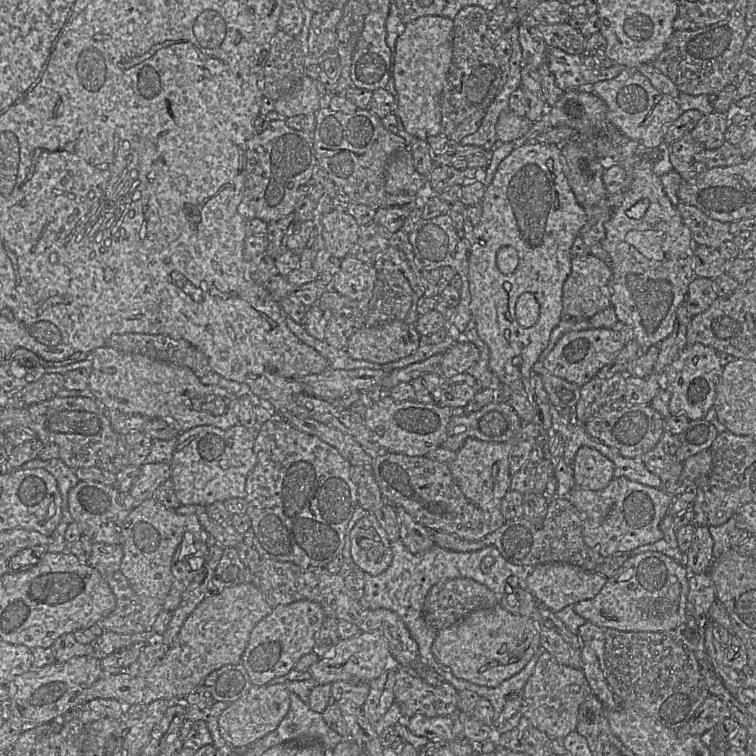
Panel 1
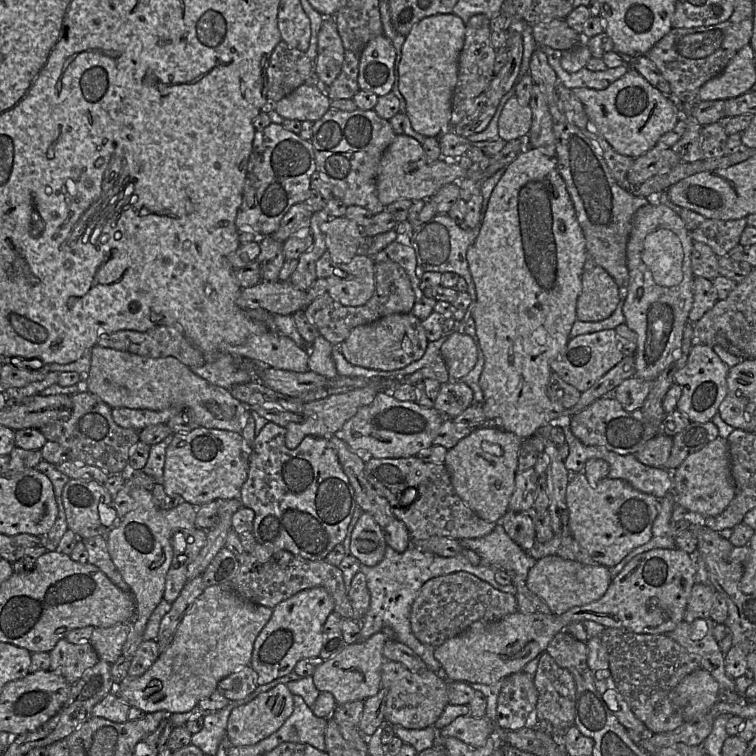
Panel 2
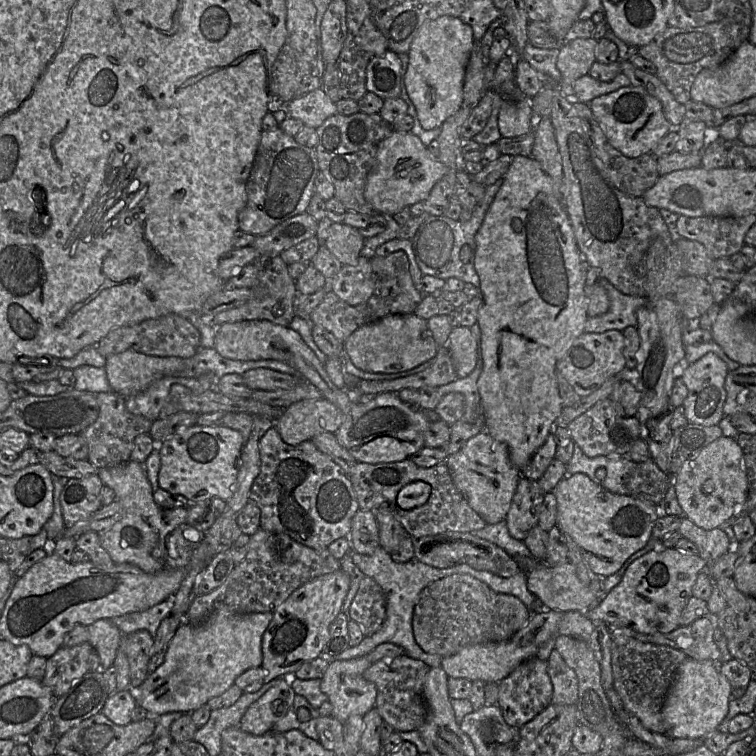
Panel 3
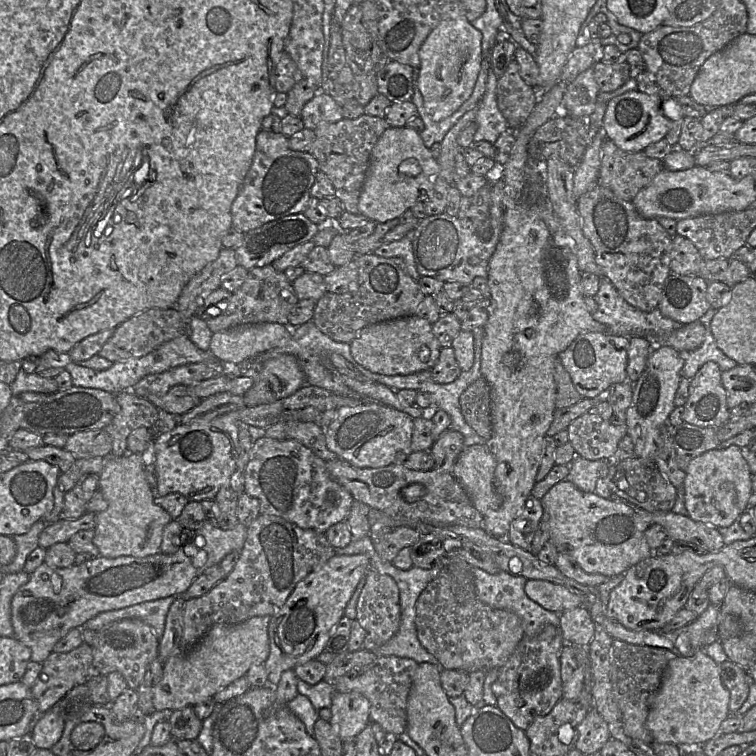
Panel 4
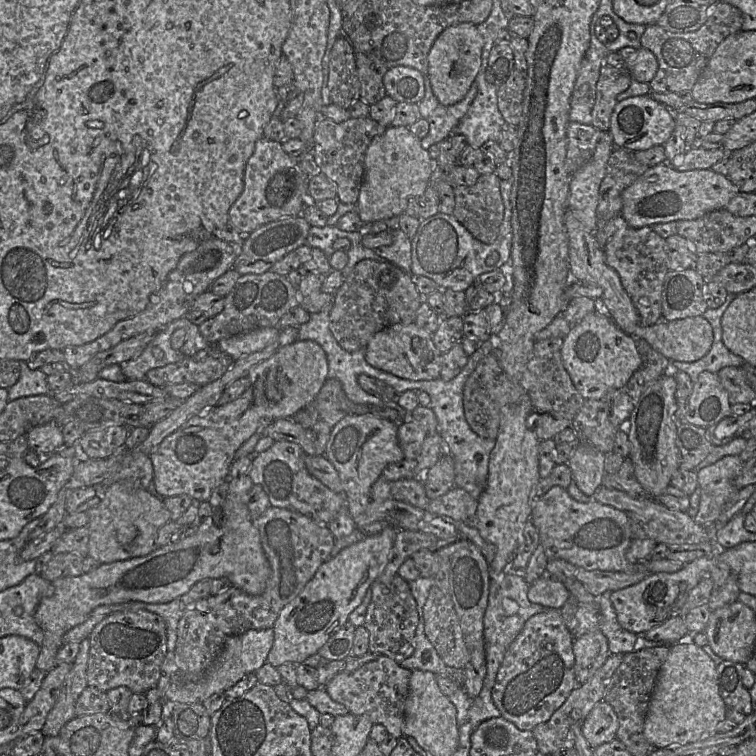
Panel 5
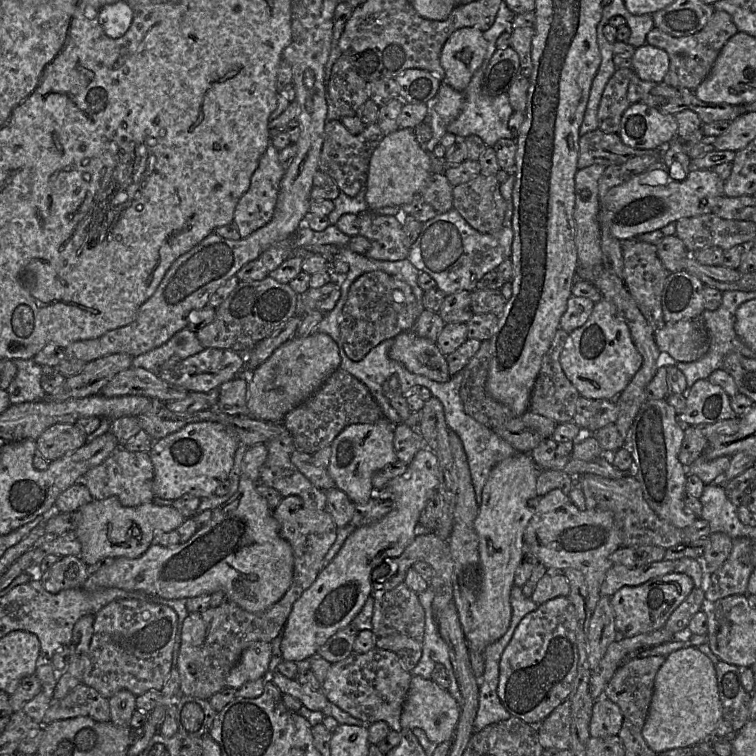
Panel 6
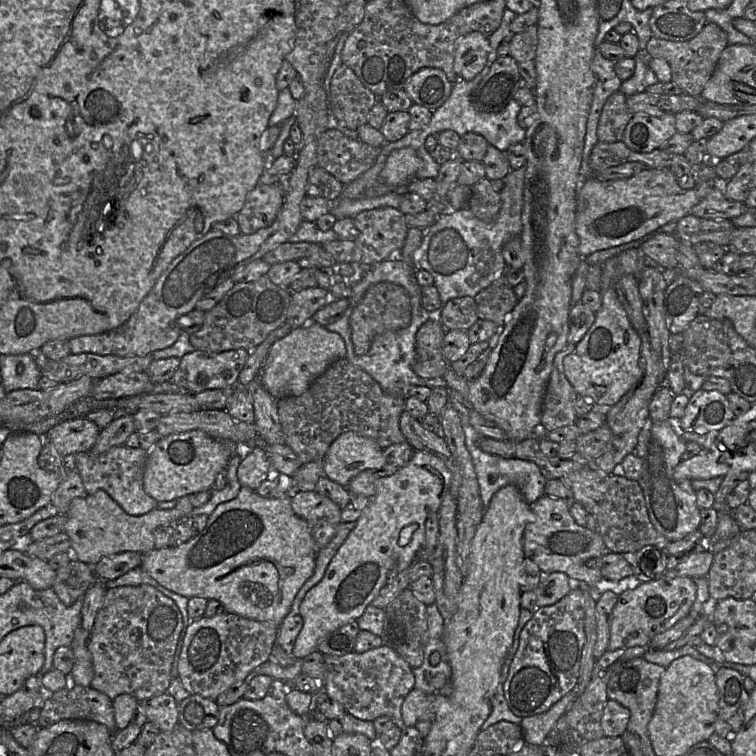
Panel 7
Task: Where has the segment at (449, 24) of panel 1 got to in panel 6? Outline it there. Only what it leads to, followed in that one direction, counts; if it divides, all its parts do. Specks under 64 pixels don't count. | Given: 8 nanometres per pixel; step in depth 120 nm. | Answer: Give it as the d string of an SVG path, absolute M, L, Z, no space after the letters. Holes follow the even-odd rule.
M464 27L454 31L440 54L440 63L445 71L442 82L456 91L465 90L481 66L486 50L487 41L479 29Z

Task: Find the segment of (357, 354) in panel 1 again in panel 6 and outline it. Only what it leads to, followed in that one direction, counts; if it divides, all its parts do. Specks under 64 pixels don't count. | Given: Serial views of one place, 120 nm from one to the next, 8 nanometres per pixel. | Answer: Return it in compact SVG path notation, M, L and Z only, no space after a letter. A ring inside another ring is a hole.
M413 330L403 331L393 340L389 350L391 359L400 362L412 373L440 383L449 381L448 363L436 342L418 336Z

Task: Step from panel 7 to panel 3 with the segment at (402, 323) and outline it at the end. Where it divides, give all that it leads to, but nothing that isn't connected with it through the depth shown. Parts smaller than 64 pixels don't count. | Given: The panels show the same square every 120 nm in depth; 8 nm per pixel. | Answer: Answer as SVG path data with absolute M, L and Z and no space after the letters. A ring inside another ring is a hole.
M396 251L387 256L375 255L370 259L370 264L374 291L367 301L352 306L327 289L321 303L309 315L313 324L323 327L341 342L362 325L391 314L413 313L423 298L424 294L413 283L409 259L405 252Z

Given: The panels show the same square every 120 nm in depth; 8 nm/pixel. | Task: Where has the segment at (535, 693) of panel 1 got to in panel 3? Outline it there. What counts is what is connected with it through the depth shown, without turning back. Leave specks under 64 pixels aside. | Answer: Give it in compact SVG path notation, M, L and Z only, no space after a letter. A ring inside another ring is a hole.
M557 650L551 652L546 662L547 673L553 688L551 704L575 704L578 697L578 681L575 672L565 663Z

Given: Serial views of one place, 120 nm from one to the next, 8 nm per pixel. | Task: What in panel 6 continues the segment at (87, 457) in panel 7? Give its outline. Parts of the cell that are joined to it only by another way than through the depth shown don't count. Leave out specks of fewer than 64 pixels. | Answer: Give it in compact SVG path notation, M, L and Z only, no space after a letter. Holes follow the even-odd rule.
M118 447L104 462L91 468L82 478L95 500L104 500L116 496L126 507L136 507L153 502L152 490L154 479L153 465L147 452L130 452L125 447Z

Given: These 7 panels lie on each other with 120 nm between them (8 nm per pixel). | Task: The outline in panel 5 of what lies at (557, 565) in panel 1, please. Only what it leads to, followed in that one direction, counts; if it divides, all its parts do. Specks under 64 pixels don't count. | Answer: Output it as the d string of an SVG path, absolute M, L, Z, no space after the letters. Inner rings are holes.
M548 573L529 585L527 591L530 602L551 609L561 609L569 596L566 586Z

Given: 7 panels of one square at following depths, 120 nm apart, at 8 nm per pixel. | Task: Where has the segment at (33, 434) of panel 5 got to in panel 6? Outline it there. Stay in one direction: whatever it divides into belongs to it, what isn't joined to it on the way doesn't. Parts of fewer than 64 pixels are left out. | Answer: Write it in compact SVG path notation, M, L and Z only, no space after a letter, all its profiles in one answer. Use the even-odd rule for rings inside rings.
M54 424L37 438L37 452L51 462L77 450L87 439L76 424Z

